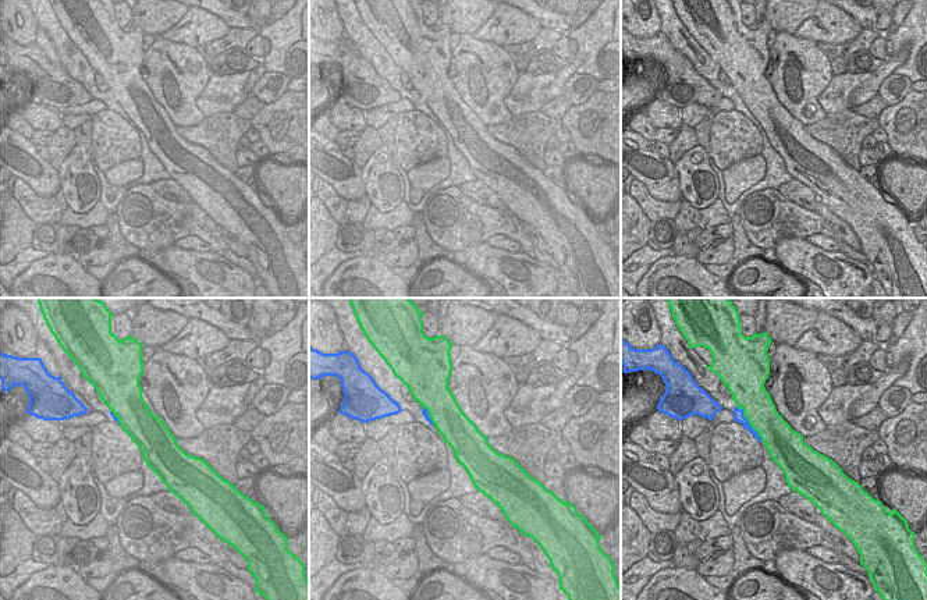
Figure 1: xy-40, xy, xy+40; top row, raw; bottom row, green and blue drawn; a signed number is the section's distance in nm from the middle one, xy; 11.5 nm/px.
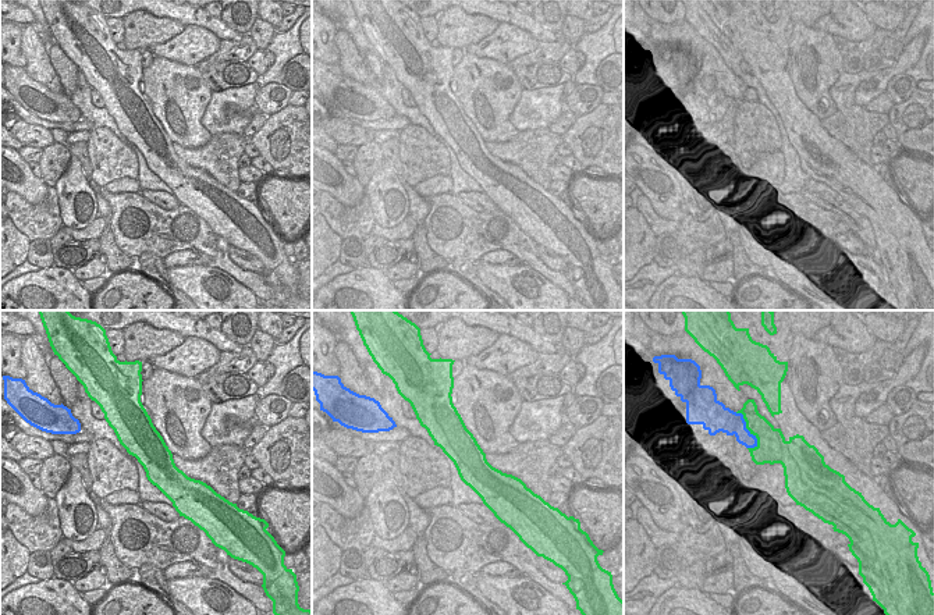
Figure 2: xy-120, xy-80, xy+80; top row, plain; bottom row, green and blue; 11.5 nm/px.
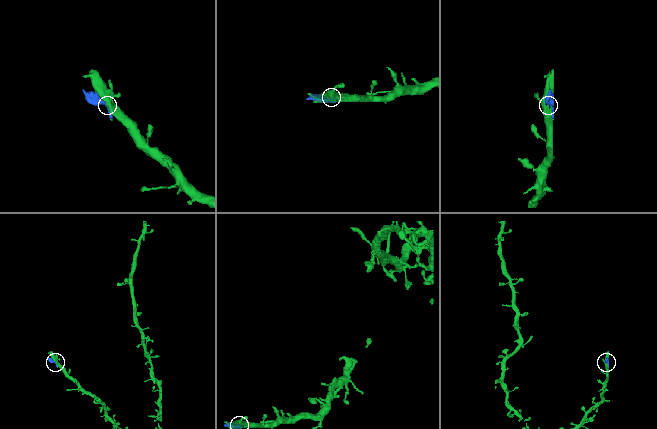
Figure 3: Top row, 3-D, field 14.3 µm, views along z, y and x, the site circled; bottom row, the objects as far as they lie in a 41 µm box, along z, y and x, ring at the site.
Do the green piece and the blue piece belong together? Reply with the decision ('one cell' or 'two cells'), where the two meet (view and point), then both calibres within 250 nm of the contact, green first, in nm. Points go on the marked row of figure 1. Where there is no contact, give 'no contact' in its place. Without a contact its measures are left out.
two cells | xy+40 (749, 423) | 360/130 nm

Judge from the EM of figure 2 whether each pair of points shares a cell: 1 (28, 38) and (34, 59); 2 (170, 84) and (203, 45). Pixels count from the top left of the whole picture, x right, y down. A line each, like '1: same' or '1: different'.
1: same
2: different

